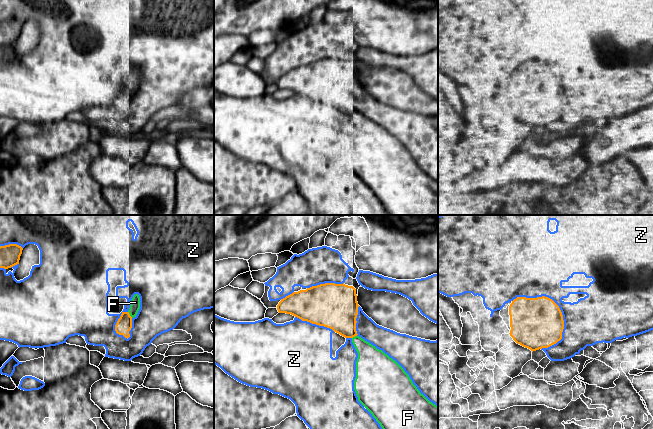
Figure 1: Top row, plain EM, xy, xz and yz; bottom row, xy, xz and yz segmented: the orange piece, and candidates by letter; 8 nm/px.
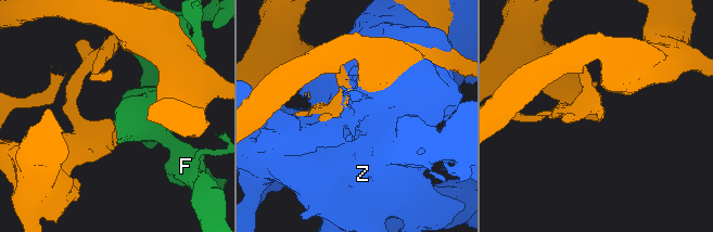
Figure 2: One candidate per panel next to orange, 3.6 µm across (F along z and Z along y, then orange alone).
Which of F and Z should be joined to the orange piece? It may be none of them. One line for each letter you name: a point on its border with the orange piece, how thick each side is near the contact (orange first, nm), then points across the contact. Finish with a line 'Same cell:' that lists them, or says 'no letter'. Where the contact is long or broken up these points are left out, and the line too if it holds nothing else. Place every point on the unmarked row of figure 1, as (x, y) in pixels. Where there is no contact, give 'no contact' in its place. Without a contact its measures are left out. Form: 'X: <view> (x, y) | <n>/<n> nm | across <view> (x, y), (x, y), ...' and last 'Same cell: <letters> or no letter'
F: xy (129, 90) | 130/80 nm
Same cell: F

